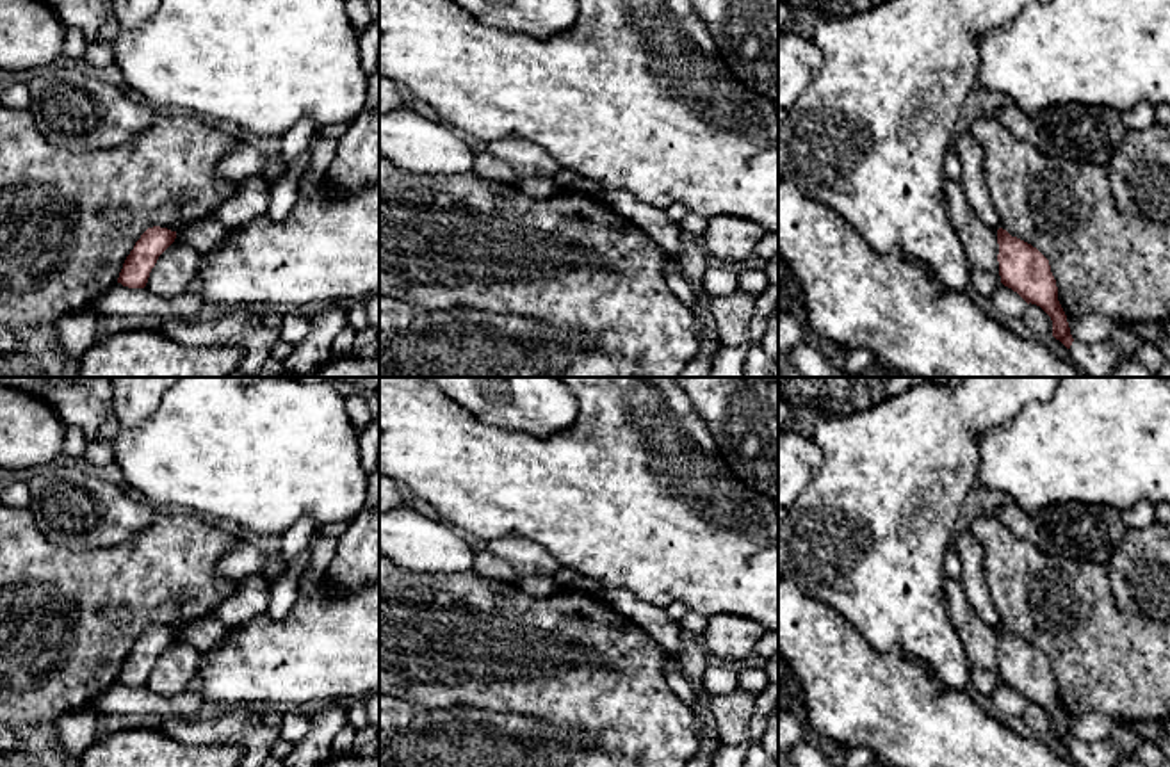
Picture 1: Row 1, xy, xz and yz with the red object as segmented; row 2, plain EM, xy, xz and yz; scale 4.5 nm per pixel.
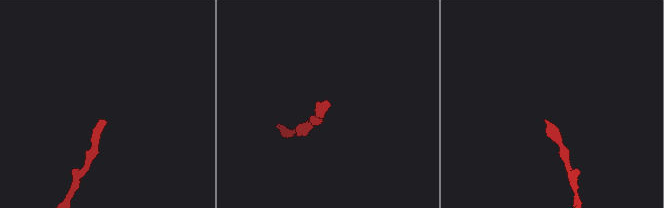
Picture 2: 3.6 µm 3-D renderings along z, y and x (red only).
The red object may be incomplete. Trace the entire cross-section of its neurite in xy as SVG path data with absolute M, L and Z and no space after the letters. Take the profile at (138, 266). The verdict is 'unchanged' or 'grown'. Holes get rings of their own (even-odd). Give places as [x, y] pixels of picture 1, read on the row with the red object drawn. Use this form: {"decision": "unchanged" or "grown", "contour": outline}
{"decision": "unchanged", "contour": "M153 226L135 242L119 272L118 283L144 288L158 256L175 242L176 231Z"}

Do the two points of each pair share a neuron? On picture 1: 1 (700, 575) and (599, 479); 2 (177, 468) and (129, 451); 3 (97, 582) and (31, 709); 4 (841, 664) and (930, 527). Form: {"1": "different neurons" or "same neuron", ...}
{"1": "same neuron", "2": "same neuron", "3": "same neuron", "4": "different neurons"}

